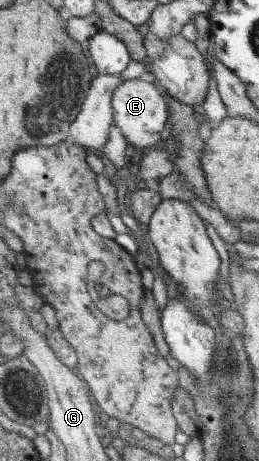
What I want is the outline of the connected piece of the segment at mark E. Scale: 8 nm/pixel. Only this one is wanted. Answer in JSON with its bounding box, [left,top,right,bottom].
[112,76,171,147]

